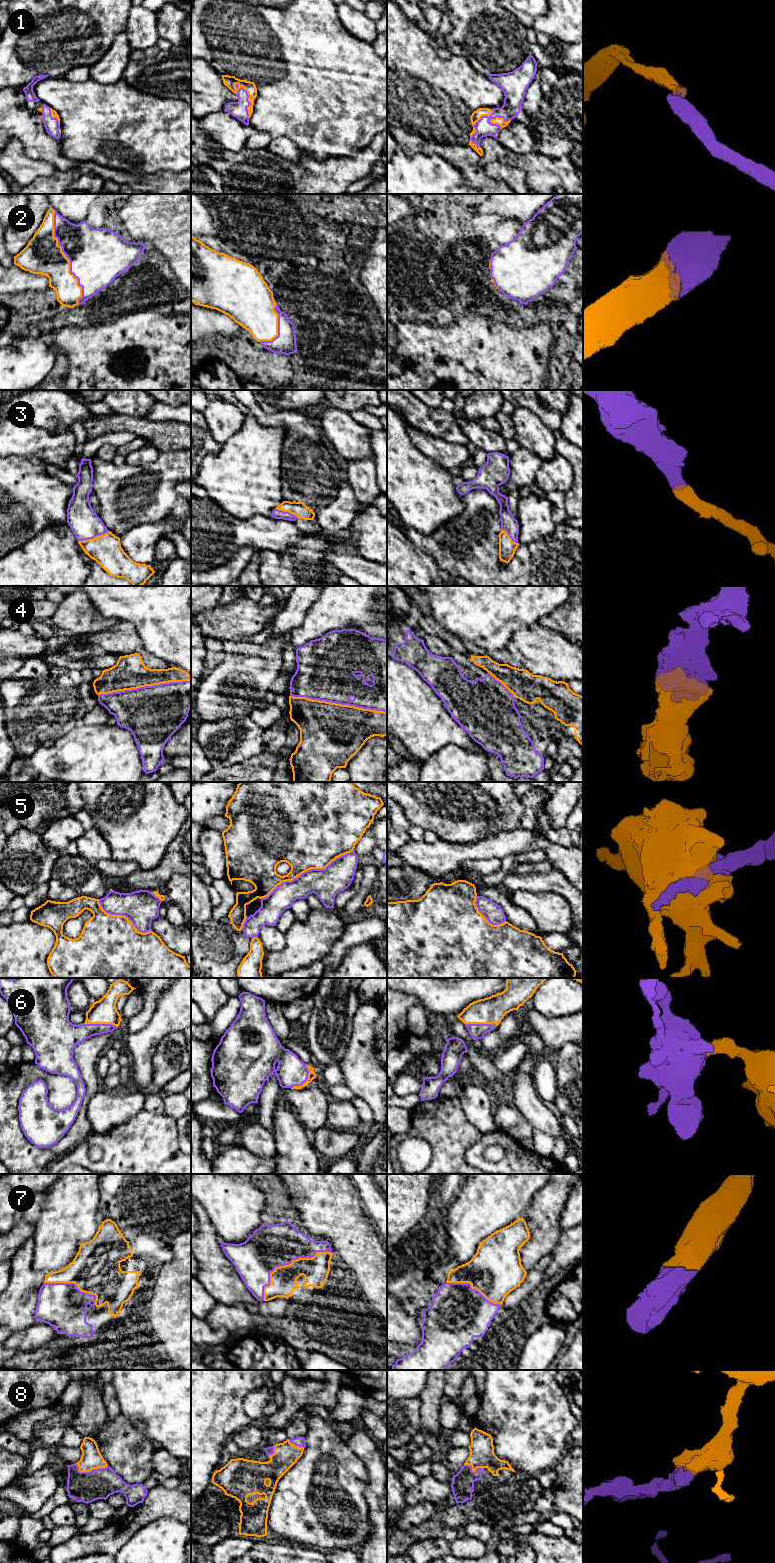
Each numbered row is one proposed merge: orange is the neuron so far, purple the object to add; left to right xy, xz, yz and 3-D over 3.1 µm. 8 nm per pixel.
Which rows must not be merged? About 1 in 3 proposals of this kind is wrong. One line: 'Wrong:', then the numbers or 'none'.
Wrong: 5

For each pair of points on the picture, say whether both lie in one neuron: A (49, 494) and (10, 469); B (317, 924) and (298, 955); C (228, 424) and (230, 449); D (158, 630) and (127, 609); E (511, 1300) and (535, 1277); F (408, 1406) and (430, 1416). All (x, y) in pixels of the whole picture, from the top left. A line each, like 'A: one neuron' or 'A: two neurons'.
A: one neuron
B: one neuron
C: two neurons
D: one neuron
E: one neuron
F: two neurons

